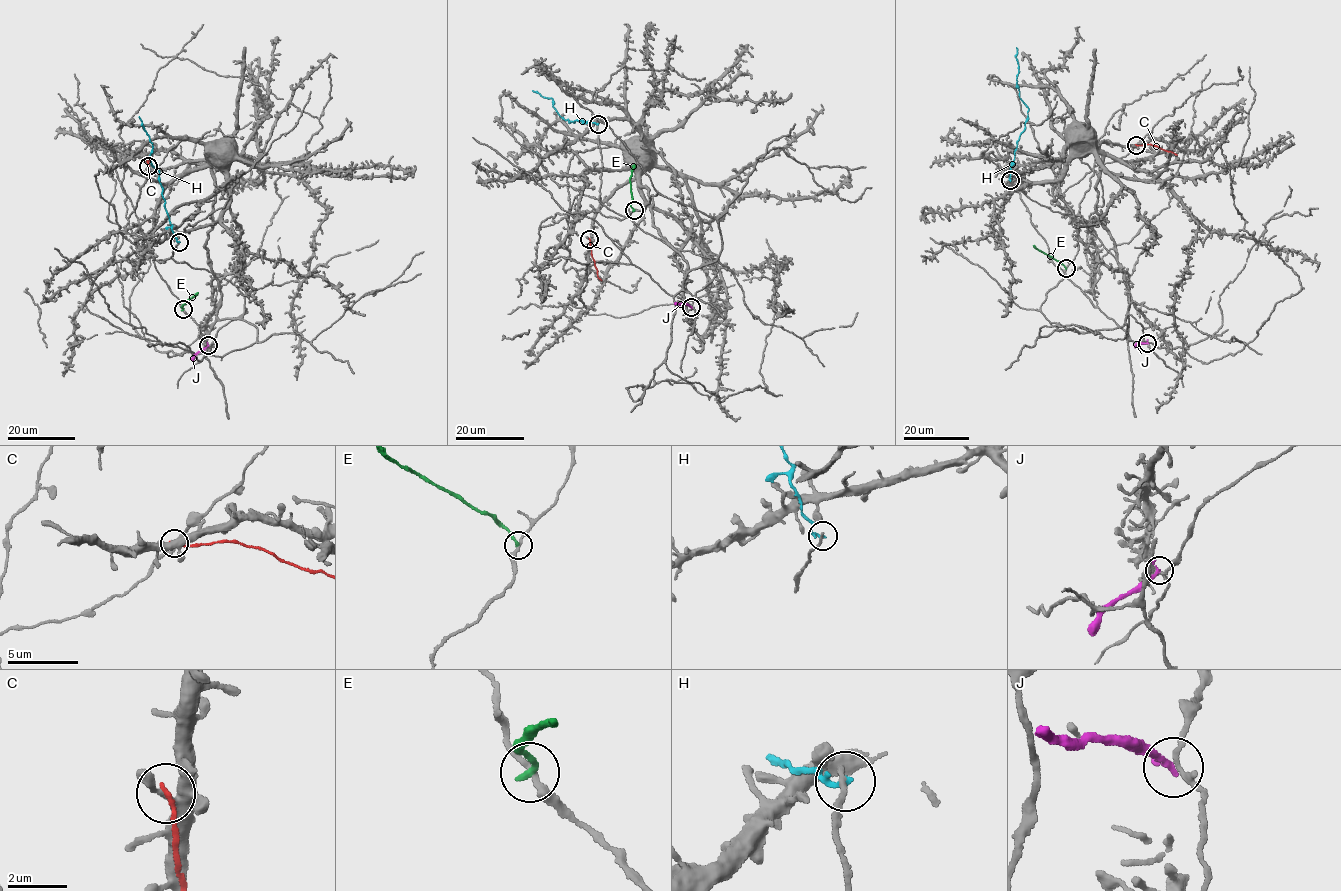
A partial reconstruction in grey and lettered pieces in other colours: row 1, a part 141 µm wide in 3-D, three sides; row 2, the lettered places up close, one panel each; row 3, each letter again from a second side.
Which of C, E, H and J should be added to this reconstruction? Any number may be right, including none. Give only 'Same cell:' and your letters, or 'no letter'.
Same cell: no letter

